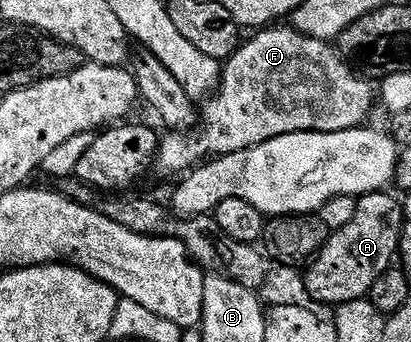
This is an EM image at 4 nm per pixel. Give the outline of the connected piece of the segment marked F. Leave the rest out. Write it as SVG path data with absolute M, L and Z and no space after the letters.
M270 25L265 29L259 30L257 33L245 40L239 46L231 59L225 60L222 77L218 85L218 90L205 100L206 108L203 106L200 111L200 128L187 129L185 131L171 130L170 135L163 134L158 145L158 157L156 160L157 170L162 170L166 175L178 175L189 172L191 169L199 166L203 161L209 160L211 157L219 155L231 155L232 153L240 153L249 147L260 145L264 141L272 141L272 137L284 137L288 133L300 133L301 131L319 131L320 133L336 133L337 131L350 131L354 127L361 127L367 122L366 118L370 115L370 110L374 107L374 99L376 103L376 87L369 83L365 74L359 73L348 62L347 56L343 55L341 50L333 42L325 39L317 39L316 37L308 37L304 33L300 33L292 25L286 27L278 27L282 25Z

